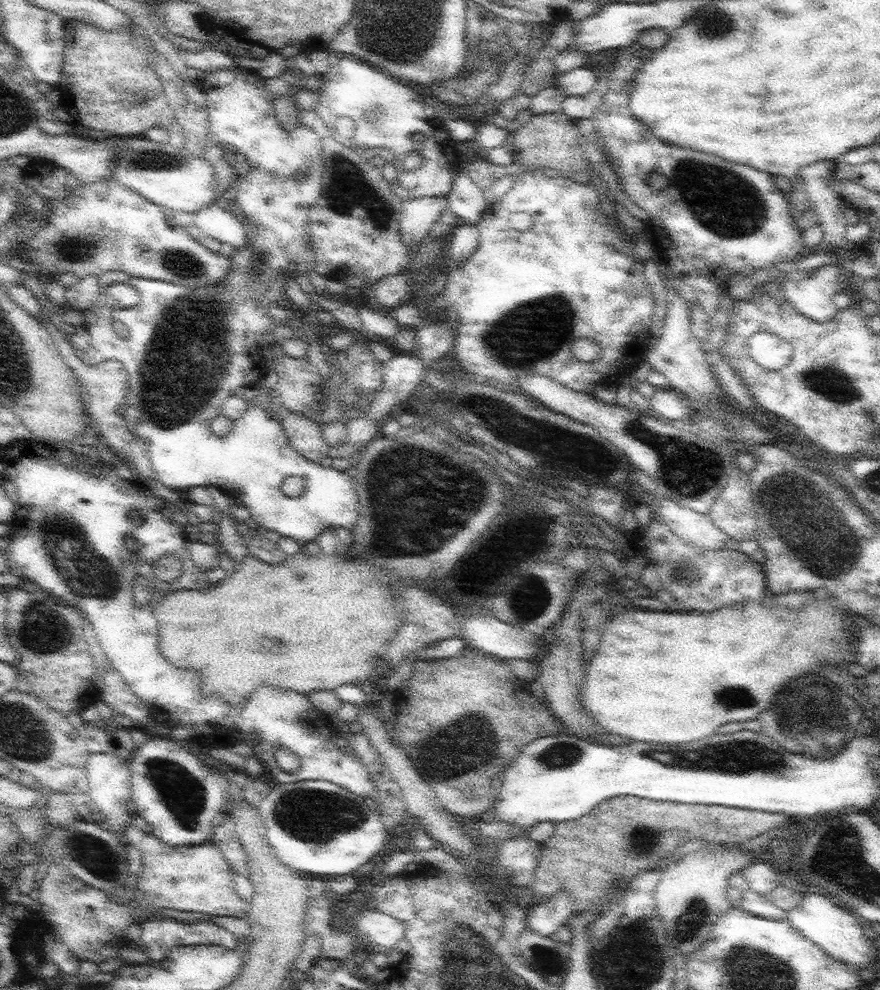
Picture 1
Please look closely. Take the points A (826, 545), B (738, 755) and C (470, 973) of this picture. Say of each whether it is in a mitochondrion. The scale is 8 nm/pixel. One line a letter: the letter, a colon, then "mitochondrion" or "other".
A: mitochondrion
B: mitochondrion
C: mitochondrion

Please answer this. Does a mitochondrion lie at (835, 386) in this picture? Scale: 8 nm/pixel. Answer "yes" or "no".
yes

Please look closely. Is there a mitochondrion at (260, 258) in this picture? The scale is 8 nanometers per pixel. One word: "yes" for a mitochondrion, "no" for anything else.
yes

